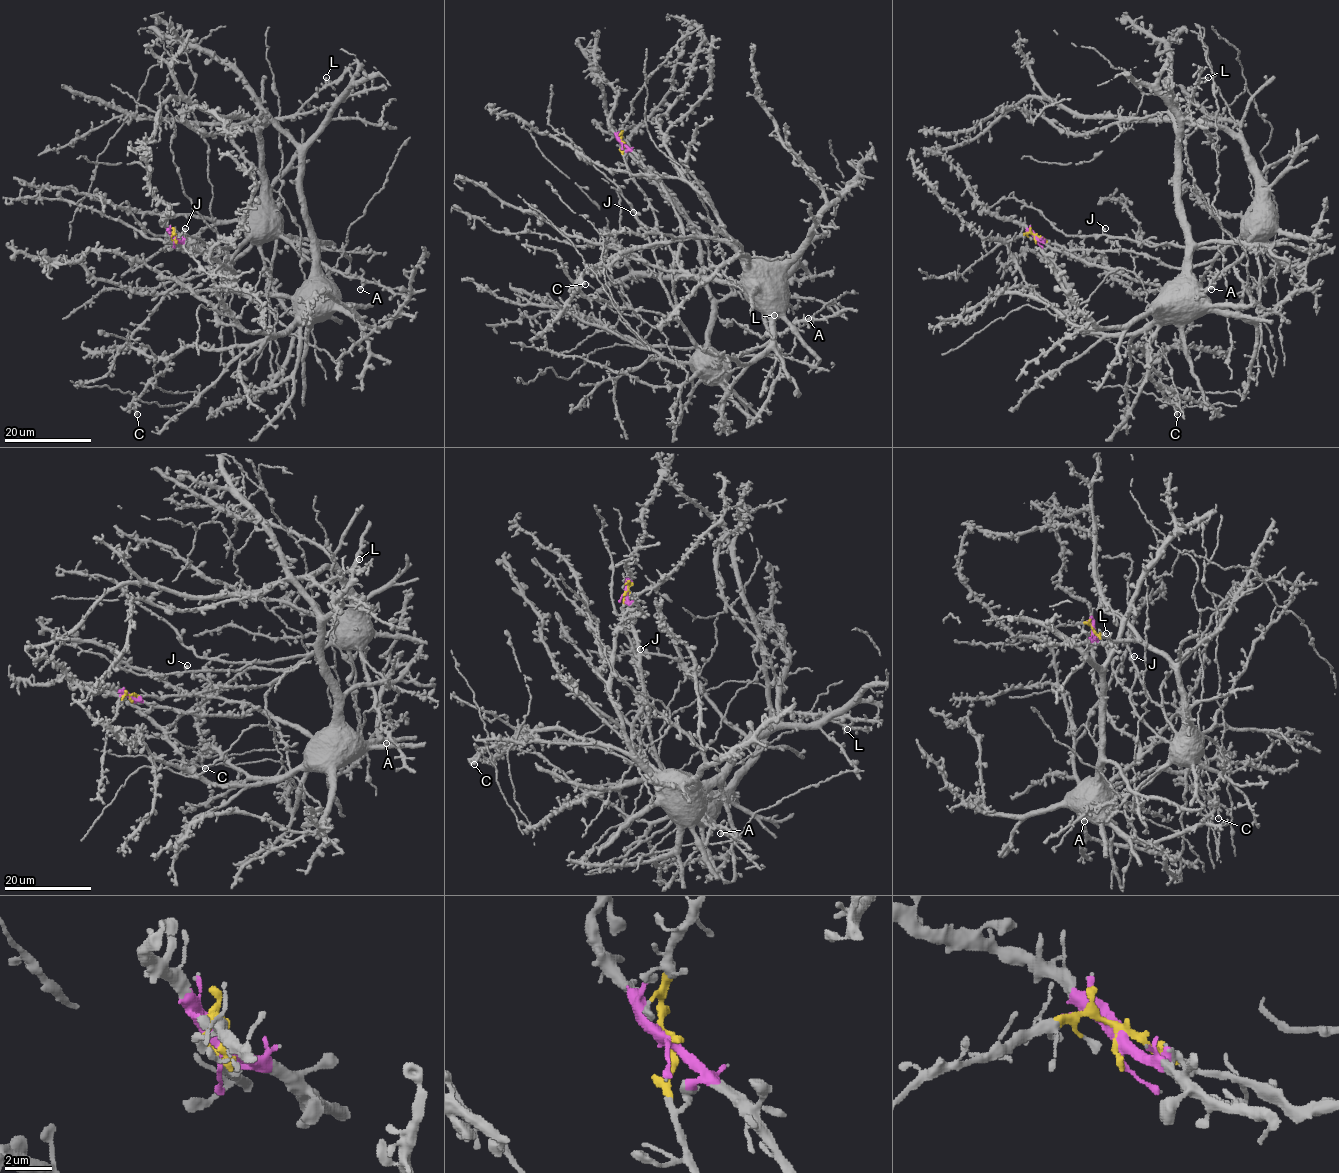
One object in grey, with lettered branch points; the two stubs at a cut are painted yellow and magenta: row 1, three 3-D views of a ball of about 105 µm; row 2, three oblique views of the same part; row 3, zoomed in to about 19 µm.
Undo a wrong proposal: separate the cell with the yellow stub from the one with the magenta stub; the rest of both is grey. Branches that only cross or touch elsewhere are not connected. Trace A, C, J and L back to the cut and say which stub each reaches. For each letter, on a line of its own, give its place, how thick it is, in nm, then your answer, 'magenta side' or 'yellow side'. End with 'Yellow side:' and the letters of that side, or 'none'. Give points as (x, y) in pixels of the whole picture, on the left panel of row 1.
A: (360, 289) | 400 nm | yellow side
C: (137, 414) | 400 nm | magenta side
J: (185, 228) | 400 nm | yellow side
L: (326, 77) | 340 nm | yellow side
Yellow side: A, J, L

